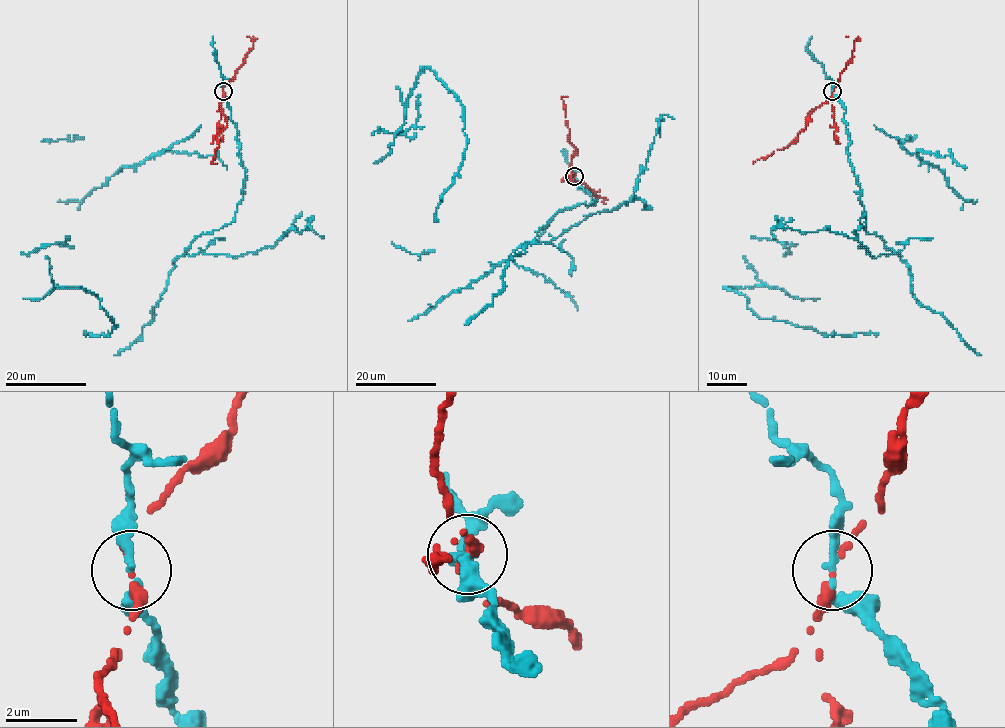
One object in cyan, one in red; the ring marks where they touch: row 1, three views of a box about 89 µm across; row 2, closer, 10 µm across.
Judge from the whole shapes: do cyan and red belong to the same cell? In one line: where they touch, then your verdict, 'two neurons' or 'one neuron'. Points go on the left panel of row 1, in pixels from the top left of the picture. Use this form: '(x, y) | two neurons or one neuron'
(223, 91) | two neurons

